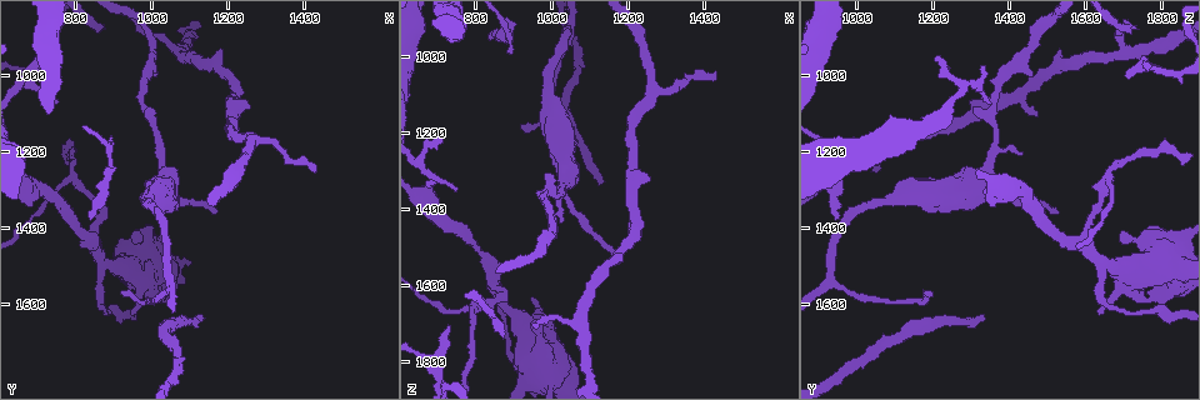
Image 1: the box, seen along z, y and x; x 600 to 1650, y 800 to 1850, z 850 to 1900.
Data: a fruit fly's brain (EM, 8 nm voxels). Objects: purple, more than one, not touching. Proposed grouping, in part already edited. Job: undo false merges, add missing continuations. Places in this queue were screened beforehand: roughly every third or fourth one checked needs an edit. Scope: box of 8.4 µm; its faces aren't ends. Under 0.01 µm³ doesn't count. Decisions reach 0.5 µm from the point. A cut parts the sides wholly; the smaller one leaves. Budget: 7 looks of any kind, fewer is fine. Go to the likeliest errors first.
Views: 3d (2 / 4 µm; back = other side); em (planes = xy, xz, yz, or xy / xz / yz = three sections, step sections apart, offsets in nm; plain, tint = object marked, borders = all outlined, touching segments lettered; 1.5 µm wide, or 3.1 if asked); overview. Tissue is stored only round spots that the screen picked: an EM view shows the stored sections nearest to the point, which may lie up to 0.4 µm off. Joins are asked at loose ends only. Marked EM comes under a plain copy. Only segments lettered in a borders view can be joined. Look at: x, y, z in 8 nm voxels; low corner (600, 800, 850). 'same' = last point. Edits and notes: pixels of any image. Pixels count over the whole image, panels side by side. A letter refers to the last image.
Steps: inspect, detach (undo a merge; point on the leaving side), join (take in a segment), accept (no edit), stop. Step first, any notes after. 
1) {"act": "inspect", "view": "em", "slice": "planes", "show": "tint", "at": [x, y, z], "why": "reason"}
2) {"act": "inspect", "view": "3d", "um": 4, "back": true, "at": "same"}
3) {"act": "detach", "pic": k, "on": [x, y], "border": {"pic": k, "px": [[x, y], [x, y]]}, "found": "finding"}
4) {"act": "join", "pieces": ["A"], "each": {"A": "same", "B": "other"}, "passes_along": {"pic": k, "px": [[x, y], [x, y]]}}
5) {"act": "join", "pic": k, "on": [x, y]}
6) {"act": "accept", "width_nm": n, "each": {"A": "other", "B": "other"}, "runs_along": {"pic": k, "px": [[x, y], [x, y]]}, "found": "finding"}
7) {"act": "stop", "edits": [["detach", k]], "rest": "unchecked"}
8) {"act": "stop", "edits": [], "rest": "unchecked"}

{"act": "inspect", "view": "em", "slice": "planes", "show": "borders", "at": [915, 1560, 1185], "why": "free end"}

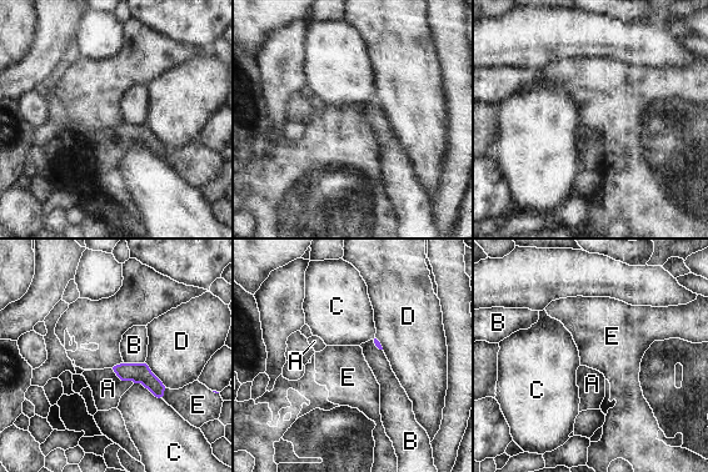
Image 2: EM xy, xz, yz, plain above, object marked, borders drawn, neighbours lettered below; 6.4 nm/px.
{"act": "join", "pieces": ["A"], "each": {"A": "same", "B": "other", "C": "other", "D": "other", "E": "other"}, "passes_along": {"pic": 2, "px": [[136, 372], [123, 380], [108, 388]]}, "found": "the neuron continues"}

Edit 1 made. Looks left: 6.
{"act": "inspect", "view": "overview", "why": "see it whole again"}

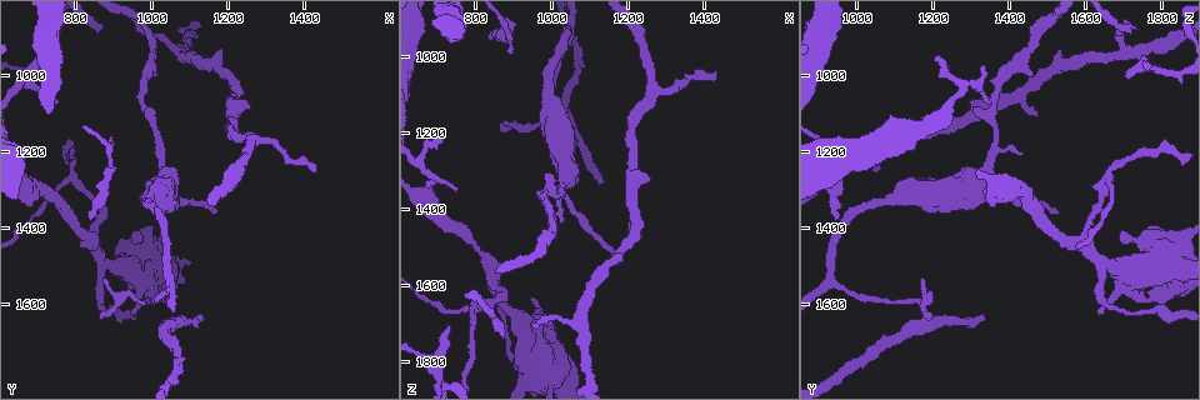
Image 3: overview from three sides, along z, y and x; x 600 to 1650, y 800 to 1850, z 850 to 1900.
{"act": "inspect", "view": "em", "slice": "xy", "step": 4, "show": "tint", "at": [1045, 1275, 1305], "why": "three-way junction"}

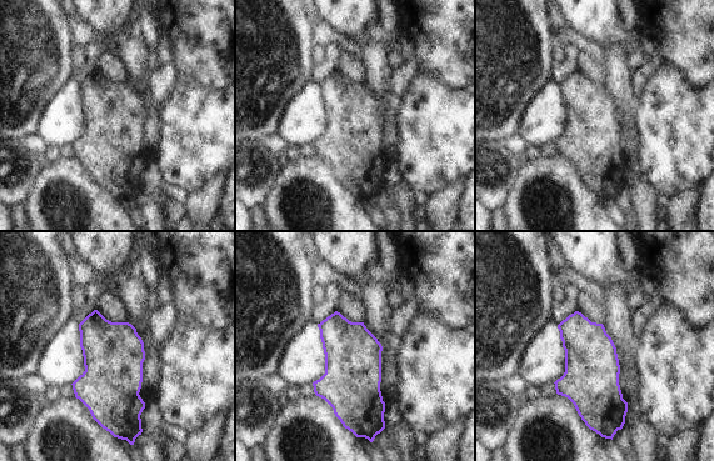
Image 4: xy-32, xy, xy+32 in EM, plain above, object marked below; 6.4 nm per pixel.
{"act": "inspect", "view": "em", "slice": "xy", "step": 4, "show": "borders", "at": "same", "why": "see the neighbours"}

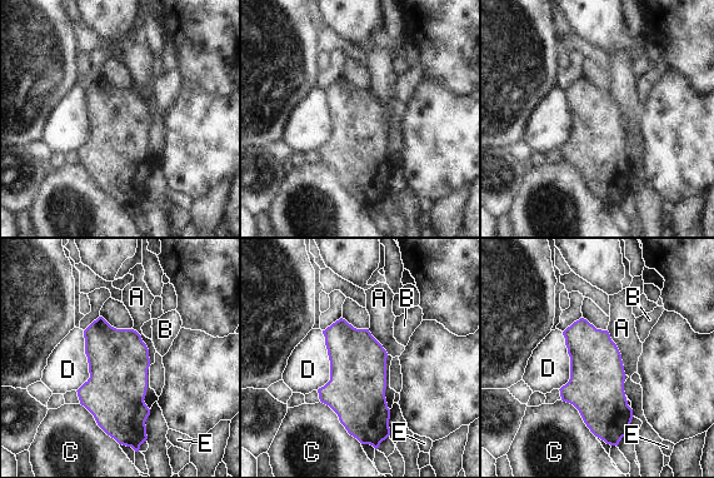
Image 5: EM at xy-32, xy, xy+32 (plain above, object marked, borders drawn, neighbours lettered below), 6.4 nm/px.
{"act": "accept", "width_nm": 360, "each": {"A": "other", "B": "other", "C": "other", "D": "other", "E": "other"}, "border": {"pic": 5, "px": [[607, 330], [620, 354], [625, 374]]}, "found": "continuous, no second neuron"}

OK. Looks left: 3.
{"act": "stop", "edits": [["join", 2]], "rest": "unchecked"}

